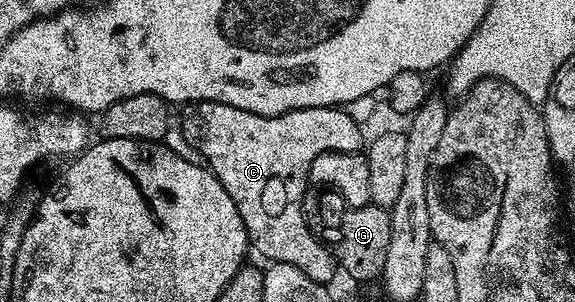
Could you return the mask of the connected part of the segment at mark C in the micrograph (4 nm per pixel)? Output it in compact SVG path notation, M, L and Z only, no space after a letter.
M198 100L187 105L183 112L180 132L194 151L205 156L206 167L214 173L218 182L222 182L222 186L226 186L226 194L234 198L234 206L238 206L238 214L242 214L242 222L248 231L249 245L255 251L257 248L265 256L265 261L298 266L302 274L314 278L314 282L319 284L332 282L338 273L336 257L331 247L308 229L308 220L304 217L304 198L310 188L308 175L314 158L324 152L360 152L366 144L362 125L350 118L340 106L295 108L293 112L283 112L281 116L263 116L218 102Z

